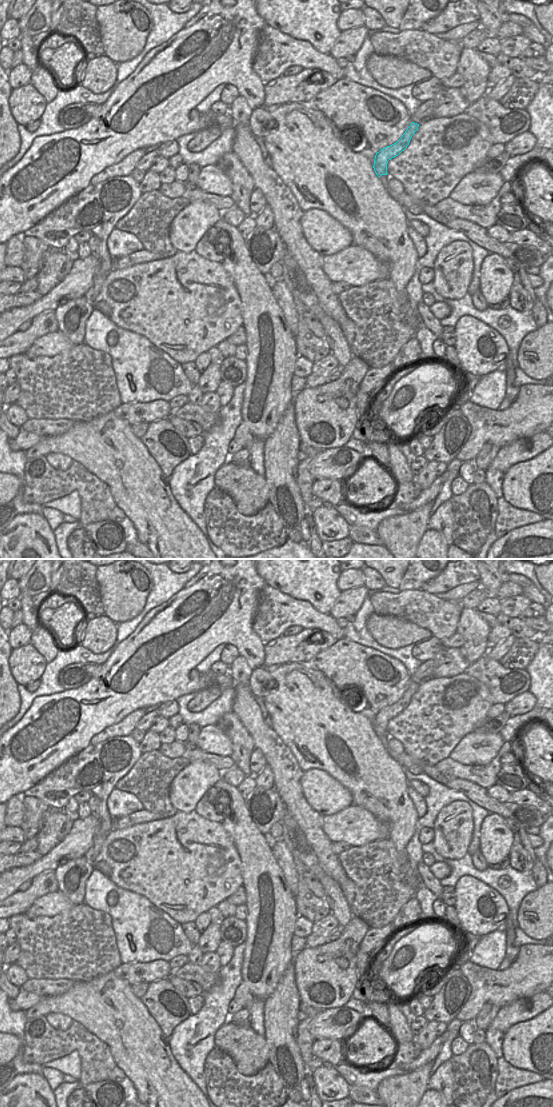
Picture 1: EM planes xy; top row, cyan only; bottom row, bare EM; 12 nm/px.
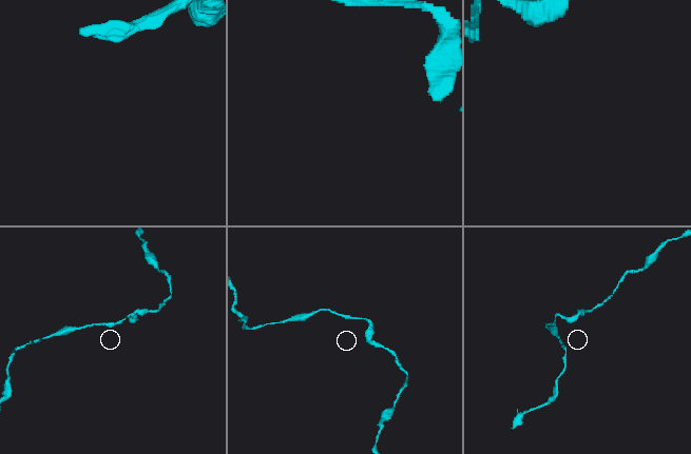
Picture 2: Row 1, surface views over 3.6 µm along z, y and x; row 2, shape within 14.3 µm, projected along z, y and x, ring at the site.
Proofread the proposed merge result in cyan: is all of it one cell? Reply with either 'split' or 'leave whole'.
leave whole

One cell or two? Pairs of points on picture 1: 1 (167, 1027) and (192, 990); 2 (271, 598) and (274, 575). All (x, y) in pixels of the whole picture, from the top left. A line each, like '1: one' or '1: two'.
1: two
2: two

